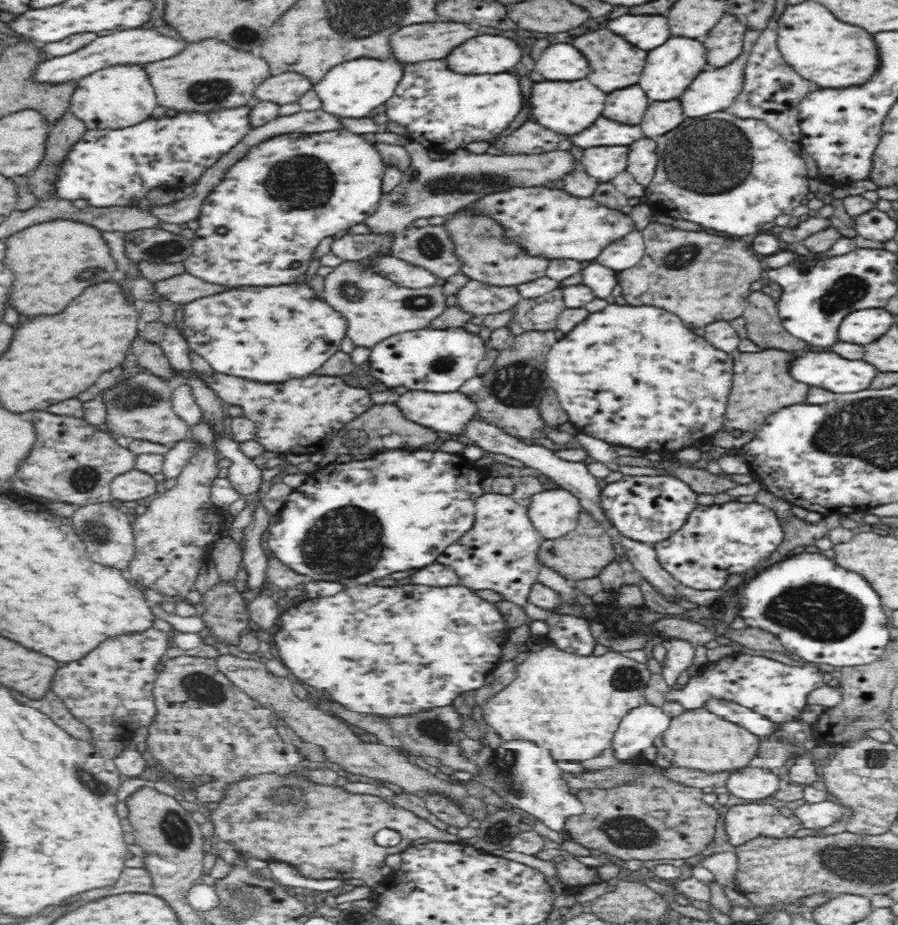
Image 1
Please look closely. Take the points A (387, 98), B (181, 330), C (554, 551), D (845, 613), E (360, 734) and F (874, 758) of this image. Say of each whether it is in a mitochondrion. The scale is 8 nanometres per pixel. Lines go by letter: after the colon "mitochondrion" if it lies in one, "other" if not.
A: other
B: other
C: mitochondrion
D: mitochondrion
E: other
F: mitochondrion

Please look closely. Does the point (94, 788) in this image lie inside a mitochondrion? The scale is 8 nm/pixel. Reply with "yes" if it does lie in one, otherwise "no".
yes

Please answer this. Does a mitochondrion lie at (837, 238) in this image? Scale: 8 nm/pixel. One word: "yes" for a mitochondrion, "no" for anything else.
no

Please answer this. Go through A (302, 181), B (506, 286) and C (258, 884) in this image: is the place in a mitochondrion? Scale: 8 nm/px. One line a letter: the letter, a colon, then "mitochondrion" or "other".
A: mitochondrion
B: other
C: mitochondrion

